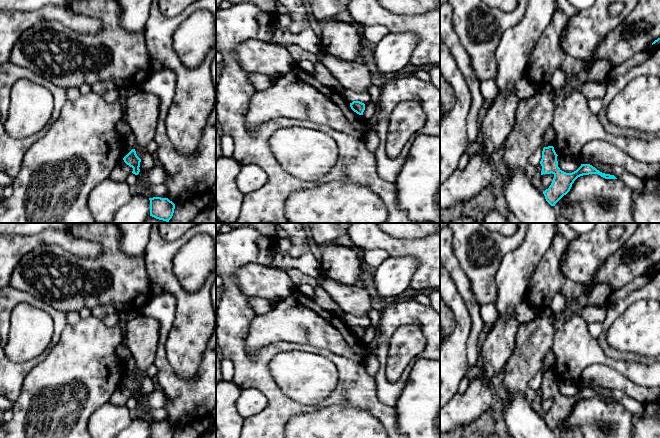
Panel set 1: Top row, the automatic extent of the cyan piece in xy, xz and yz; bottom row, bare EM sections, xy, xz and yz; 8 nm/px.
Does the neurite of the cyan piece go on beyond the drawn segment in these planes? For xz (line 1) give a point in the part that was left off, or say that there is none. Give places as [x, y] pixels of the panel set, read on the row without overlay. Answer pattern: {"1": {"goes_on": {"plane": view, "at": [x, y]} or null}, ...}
{"1": {"goes_on": null}}

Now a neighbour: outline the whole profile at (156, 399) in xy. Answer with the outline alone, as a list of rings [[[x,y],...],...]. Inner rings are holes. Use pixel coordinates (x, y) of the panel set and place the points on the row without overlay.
[[[155,388],[152,392],[141,396],[137,400],[140,405],[150,409],[164,408],[167,404],[167,397],[161,388]]]

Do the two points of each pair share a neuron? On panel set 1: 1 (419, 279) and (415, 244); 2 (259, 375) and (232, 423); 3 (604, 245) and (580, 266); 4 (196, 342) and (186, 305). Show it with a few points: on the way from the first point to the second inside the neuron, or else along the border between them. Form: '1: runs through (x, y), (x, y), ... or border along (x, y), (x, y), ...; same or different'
1: runs through (423, 270), (423, 253); same
2: border along (244, 418), (241, 427); different
3: runs through (598, 248), (586, 260); same
4: runs through (193, 333), (193, 314); same

